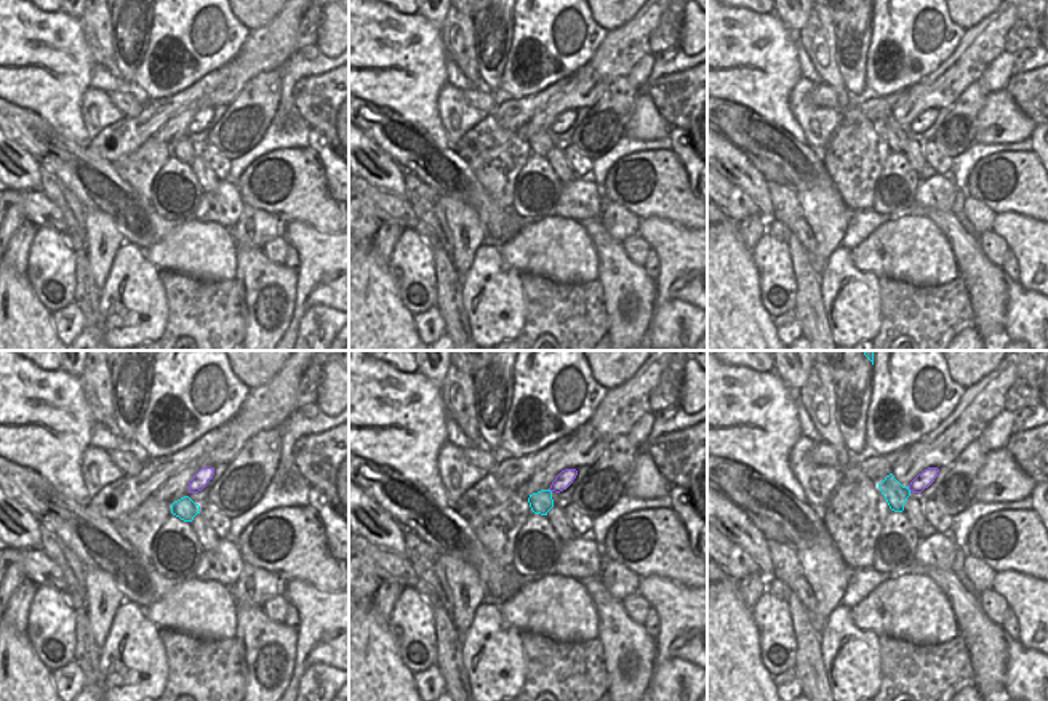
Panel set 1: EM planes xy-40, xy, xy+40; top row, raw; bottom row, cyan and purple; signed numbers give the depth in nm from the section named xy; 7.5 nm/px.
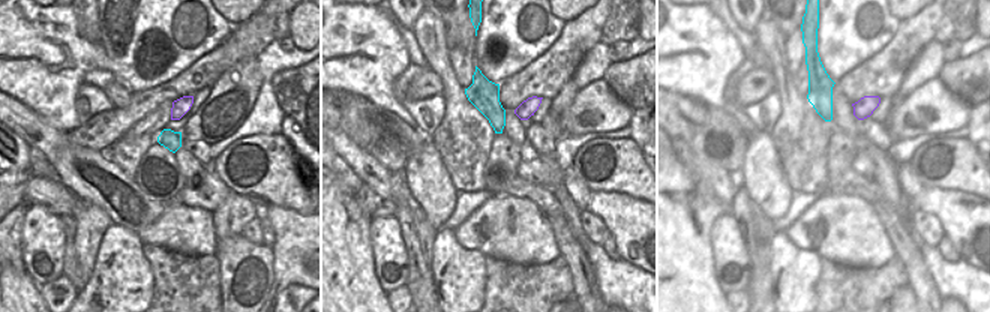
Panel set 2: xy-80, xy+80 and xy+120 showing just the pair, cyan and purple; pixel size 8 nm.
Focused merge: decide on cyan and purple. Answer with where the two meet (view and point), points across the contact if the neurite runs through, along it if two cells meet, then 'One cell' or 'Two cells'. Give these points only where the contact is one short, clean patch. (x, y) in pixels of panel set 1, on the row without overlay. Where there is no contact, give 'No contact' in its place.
Touches cyan at xy+40 (908, 130). Boundary: xy+40 (908, 128), (911, 132). Two cells.

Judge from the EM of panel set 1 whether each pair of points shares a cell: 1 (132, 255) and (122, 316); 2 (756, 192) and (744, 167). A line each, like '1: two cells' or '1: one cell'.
1: one cell
2: one cell

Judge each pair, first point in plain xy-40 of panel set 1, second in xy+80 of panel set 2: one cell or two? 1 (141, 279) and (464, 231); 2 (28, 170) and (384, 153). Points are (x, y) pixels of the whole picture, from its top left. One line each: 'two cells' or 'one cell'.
1: two cells
2: two cells

